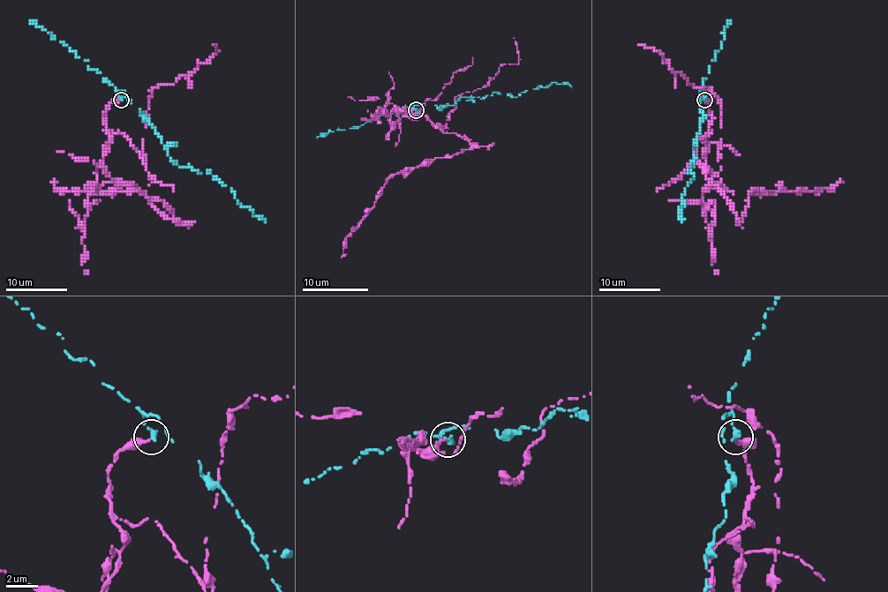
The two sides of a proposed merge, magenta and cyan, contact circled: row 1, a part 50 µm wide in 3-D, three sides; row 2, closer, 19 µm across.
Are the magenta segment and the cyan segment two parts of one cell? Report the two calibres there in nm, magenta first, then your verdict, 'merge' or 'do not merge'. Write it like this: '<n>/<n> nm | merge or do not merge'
260/360 nm | do not merge

